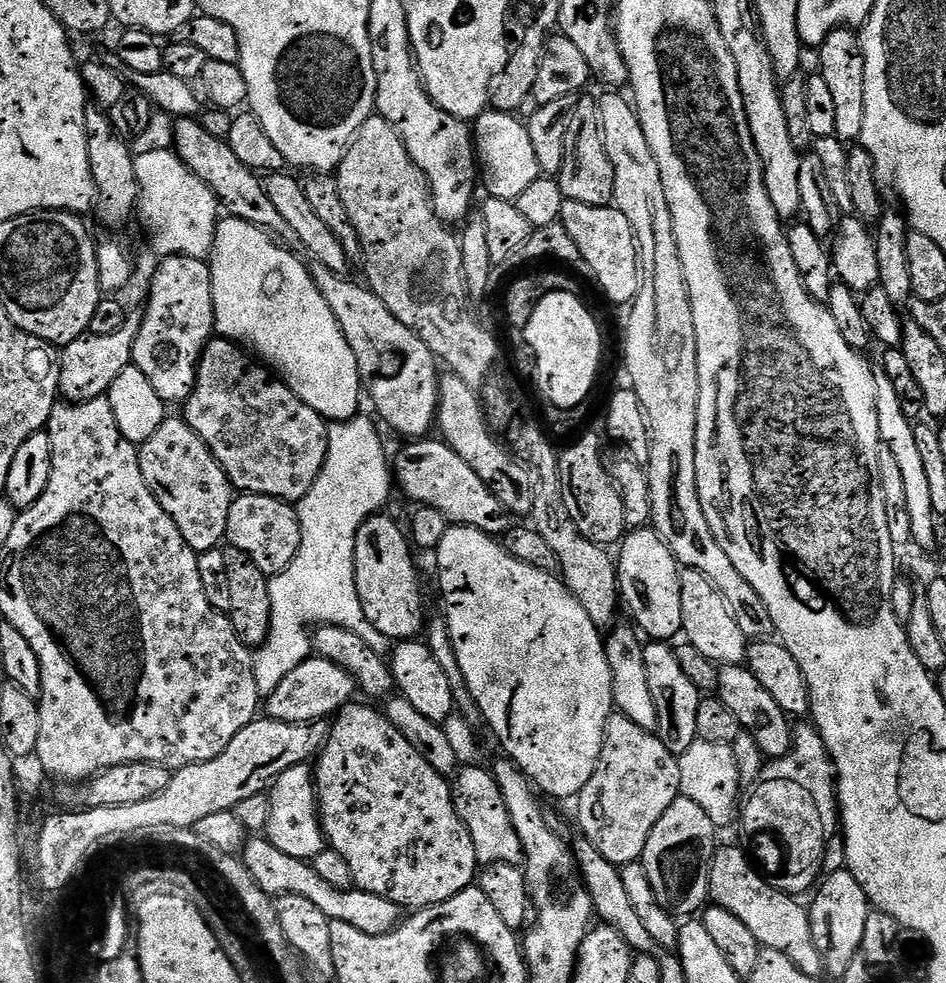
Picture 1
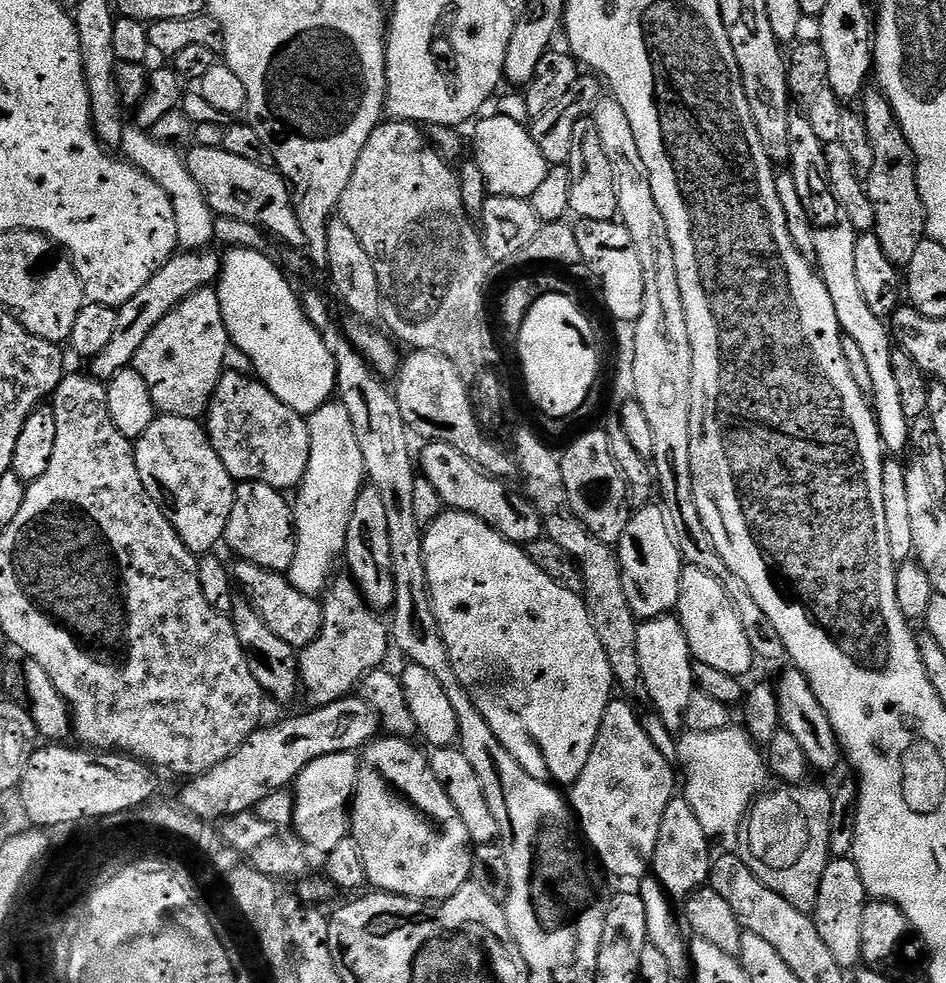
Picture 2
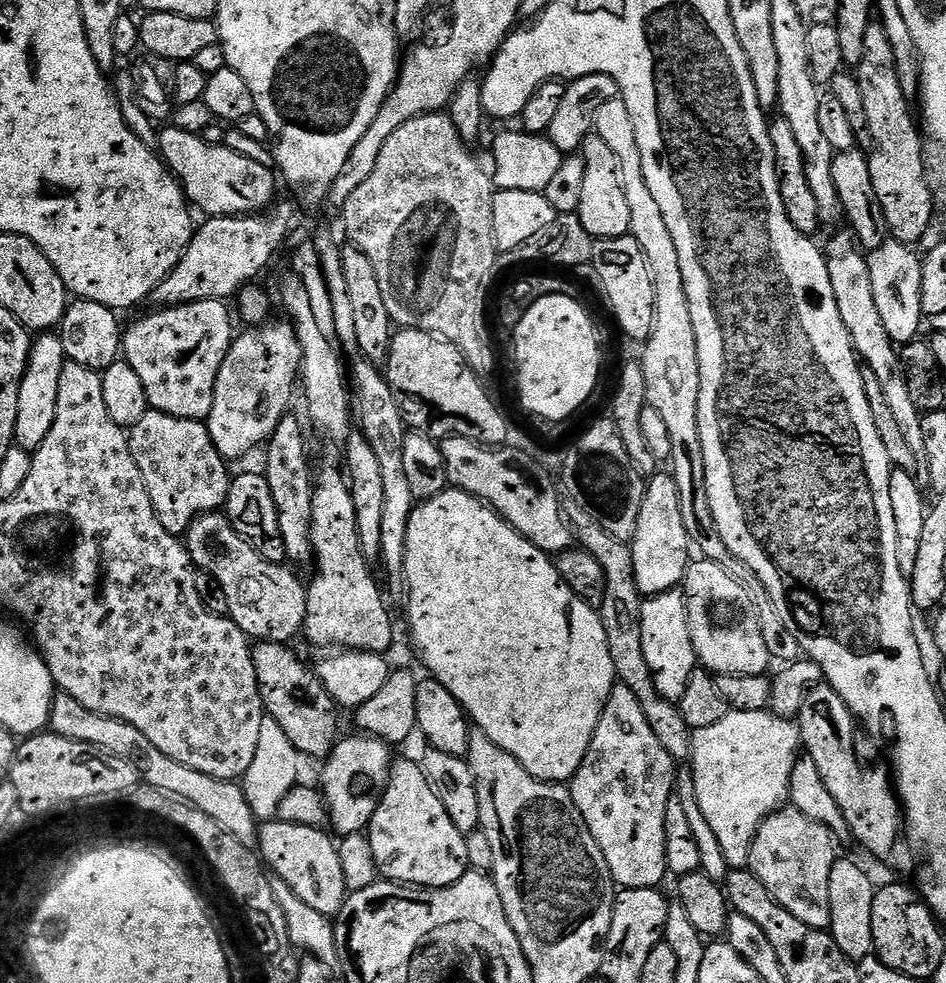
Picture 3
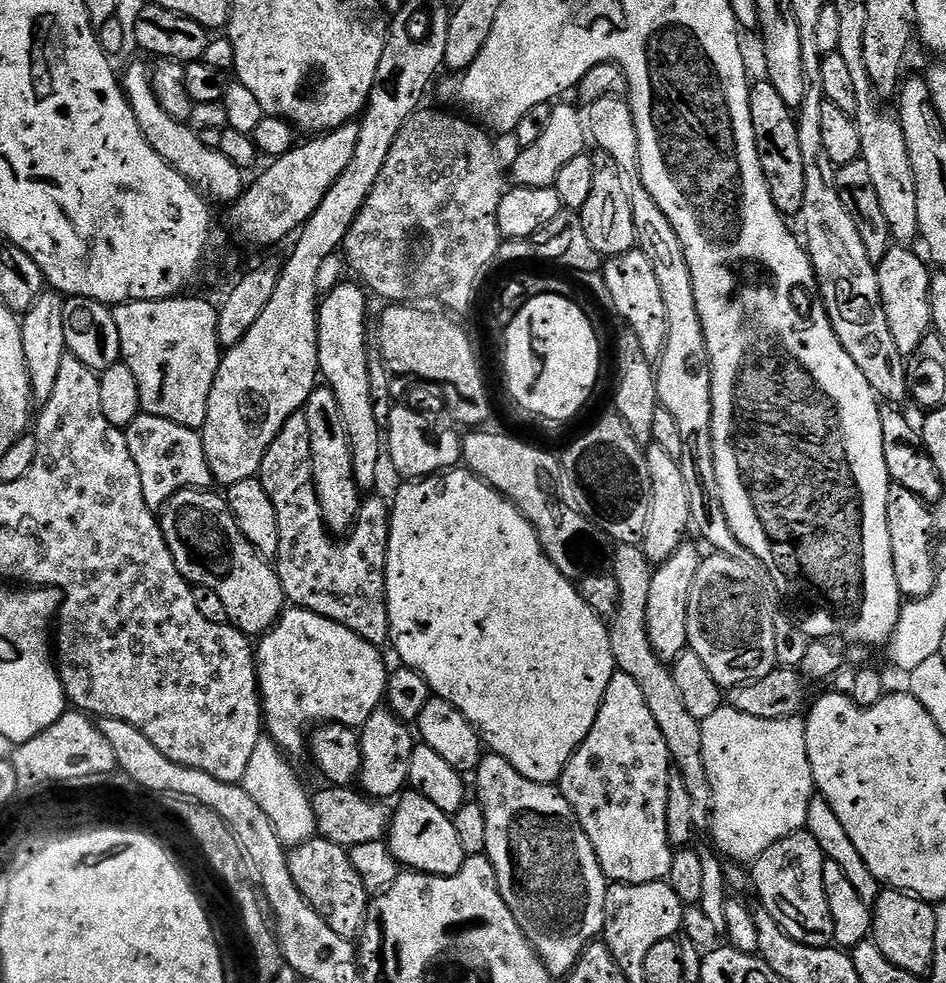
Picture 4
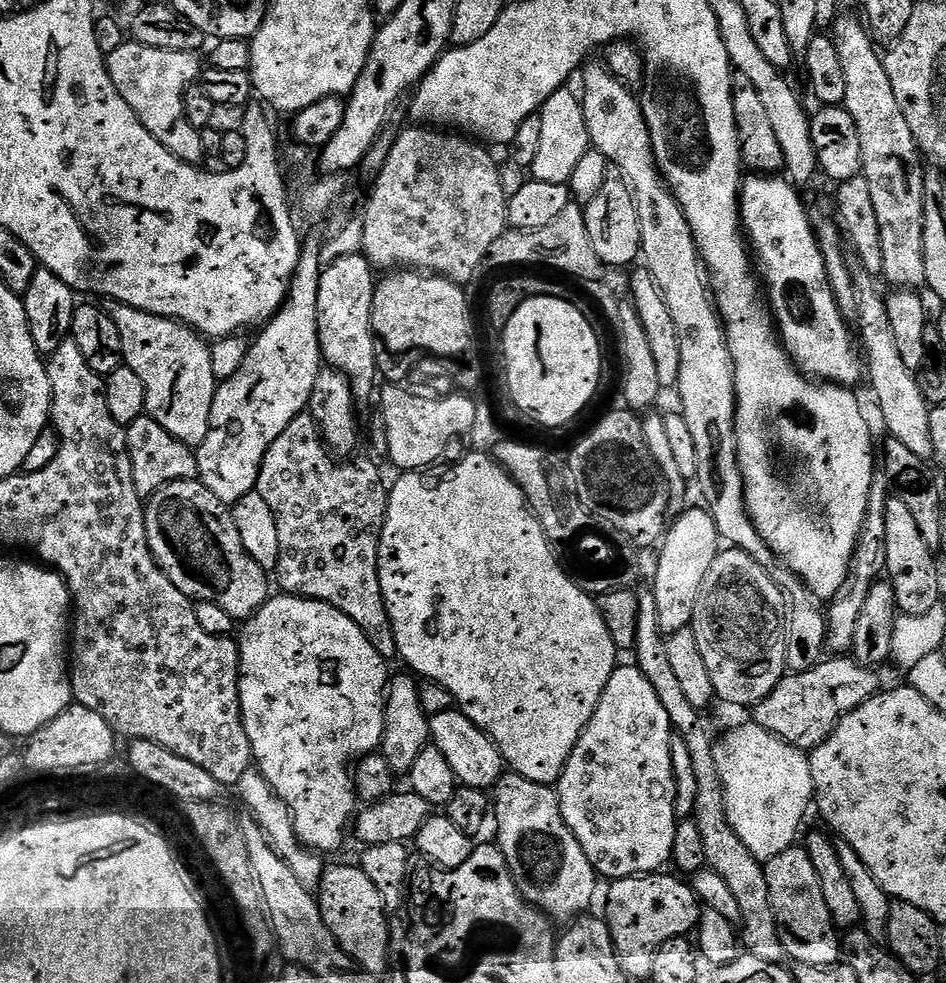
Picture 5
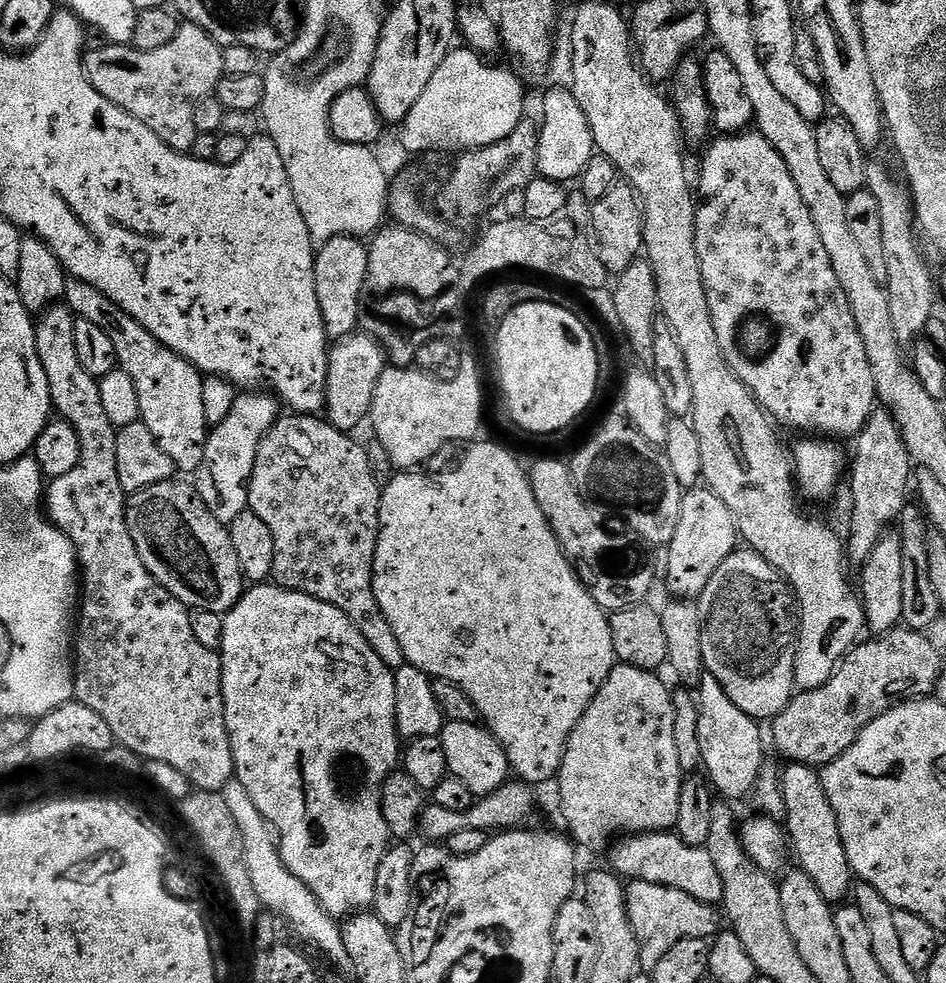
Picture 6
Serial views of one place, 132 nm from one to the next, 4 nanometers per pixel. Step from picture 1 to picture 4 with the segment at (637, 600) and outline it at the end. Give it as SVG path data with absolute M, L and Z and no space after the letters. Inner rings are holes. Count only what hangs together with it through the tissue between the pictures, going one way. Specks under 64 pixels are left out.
M649 444L646 449L648 465L650 466L650 490L652 501L650 502L650 518L646 522L646 530L642 537L642 547L646 558L653 566L659 566L675 554L680 545L685 543L687 532L690 532L692 515L690 514L690 490L686 487L686 477L682 474L679 460L670 458L666 450L657 444Z

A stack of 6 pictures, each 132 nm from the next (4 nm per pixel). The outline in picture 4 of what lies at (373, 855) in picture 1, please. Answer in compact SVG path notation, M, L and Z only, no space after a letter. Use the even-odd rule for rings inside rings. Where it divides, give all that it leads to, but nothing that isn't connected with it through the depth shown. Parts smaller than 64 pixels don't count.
M411 790L405 791L399 797L398 803L400 805L394 808L392 823L388 826L386 837L388 849L394 854L394 858L405 869L413 872L424 872L427 876L458 874L458 870L462 870L466 857L462 850L462 841L458 839L458 830L454 830L452 817L446 815L442 810L438 810L438 806L434 806L434 802L430 802L430 798Z

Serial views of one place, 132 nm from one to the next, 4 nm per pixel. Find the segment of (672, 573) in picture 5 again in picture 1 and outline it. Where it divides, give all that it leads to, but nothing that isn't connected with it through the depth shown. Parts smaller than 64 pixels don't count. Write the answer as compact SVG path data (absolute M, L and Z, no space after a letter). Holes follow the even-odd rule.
M648 642L644 644L644 656L646 664L646 674L649 675L649 690L654 698L654 709L657 711L657 728L660 741L675 756L679 757L698 738L698 706L700 705L702 694L686 678L686 673L682 671L682 666L678 666L676 649L668 642Z

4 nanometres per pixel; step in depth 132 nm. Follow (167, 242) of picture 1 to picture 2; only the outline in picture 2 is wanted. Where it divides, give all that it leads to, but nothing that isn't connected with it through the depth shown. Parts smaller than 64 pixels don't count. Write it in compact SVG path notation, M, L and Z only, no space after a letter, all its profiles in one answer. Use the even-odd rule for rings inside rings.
M135 126L125 127L122 134L122 142L119 146L123 159L129 164L133 164L138 170L145 172L170 198L174 206L174 222L178 226L178 245L184 250L204 250L209 247L212 235L216 232L217 217L212 211L212 207L206 202L198 182L190 174L185 157L180 156L175 147L170 144L158 142L147 131Z

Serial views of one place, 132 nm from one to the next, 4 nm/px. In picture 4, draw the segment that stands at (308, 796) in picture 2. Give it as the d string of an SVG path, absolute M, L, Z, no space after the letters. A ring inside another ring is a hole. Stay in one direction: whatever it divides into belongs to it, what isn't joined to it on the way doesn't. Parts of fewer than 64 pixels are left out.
M381 706L374 710L374 714L370 714L360 732L364 769L360 772L358 784L364 795L388 802L391 796L399 797L405 791L410 774L410 754L414 754L418 743L413 729L411 732L408 728L411 727L391 707Z

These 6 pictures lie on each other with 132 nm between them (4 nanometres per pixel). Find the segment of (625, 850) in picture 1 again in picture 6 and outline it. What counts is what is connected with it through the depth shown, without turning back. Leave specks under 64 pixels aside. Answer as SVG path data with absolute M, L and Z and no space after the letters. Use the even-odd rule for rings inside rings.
M617 663L570 734L558 777L560 808L571 839L581 849L603 849L621 834L667 832L676 827L678 798L686 774L680 769L678 746L674 743L672 692L658 677L656 672Z

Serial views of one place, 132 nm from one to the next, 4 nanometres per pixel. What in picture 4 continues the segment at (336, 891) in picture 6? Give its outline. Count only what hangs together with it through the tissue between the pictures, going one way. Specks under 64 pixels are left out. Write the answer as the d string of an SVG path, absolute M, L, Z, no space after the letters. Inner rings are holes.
M295 606L289 607L284 615L276 621L274 627L268 629L263 636L259 637L258 643L254 648L256 657L256 680L260 684L260 698L262 701L262 720L266 725L267 735L271 736L274 743L280 748L280 751L289 757L305 755L306 752L306 732L304 736L304 727L307 724L311 726L319 726L321 724L344 724L347 728L357 730L363 729L366 721L370 718L370 714L374 714L376 708L381 707L385 703L386 693L388 692L388 681L390 679L390 668L384 665L381 649L376 648L370 642L366 642L358 634L354 634L354 630L350 630L346 626L342 626L333 620L322 618L318 614L314 614L305 608Z

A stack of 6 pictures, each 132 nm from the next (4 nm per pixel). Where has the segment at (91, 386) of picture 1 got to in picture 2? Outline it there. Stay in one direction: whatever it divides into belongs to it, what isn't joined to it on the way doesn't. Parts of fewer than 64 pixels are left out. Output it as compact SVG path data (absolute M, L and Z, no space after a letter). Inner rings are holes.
M180 250L171 256L167 262L126 302L116 313L116 325L114 334L105 342L103 348L91 357L91 375L101 382L111 380L118 370L129 367L135 361L136 352L142 346L142 342L166 318L166 314L180 301L185 300L190 294L197 292L200 288L215 285L220 278L220 266L222 263L221 253L213 250Z

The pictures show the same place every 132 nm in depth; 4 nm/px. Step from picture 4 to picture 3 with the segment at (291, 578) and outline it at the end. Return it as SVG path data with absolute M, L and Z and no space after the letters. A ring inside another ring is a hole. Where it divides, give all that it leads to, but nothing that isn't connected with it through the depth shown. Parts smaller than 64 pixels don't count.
M285 414L278 422L278 426L272 431L266 441L268 448L268 461L262 467L262 474L268 480L270 494L274 494L274 506L278 506L278 526L282 530L282 542L286 546L286 557L293 565L313 563L312 555L312 485L313 473L308 473L308 452L304 449L304 428L292 417Z

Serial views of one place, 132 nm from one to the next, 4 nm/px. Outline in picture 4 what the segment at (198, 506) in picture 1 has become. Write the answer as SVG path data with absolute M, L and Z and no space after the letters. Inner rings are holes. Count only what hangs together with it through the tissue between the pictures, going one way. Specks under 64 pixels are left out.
M141 414L128 424L124 437L126 446L130 446L130 458L134 458L134 466L138 466L138 478L142 478L146 506L153 510L163 509L168 499L187 488L208 490L213 487L204 438L197 429L178 426L178 422L166 418Z

